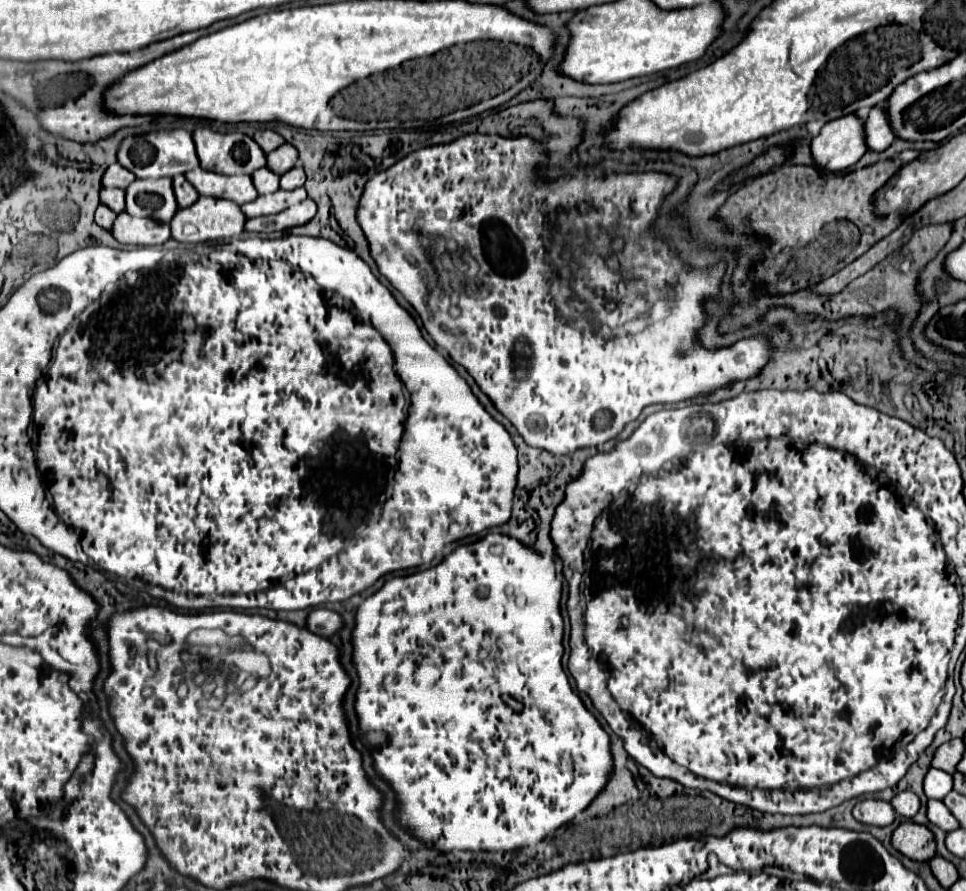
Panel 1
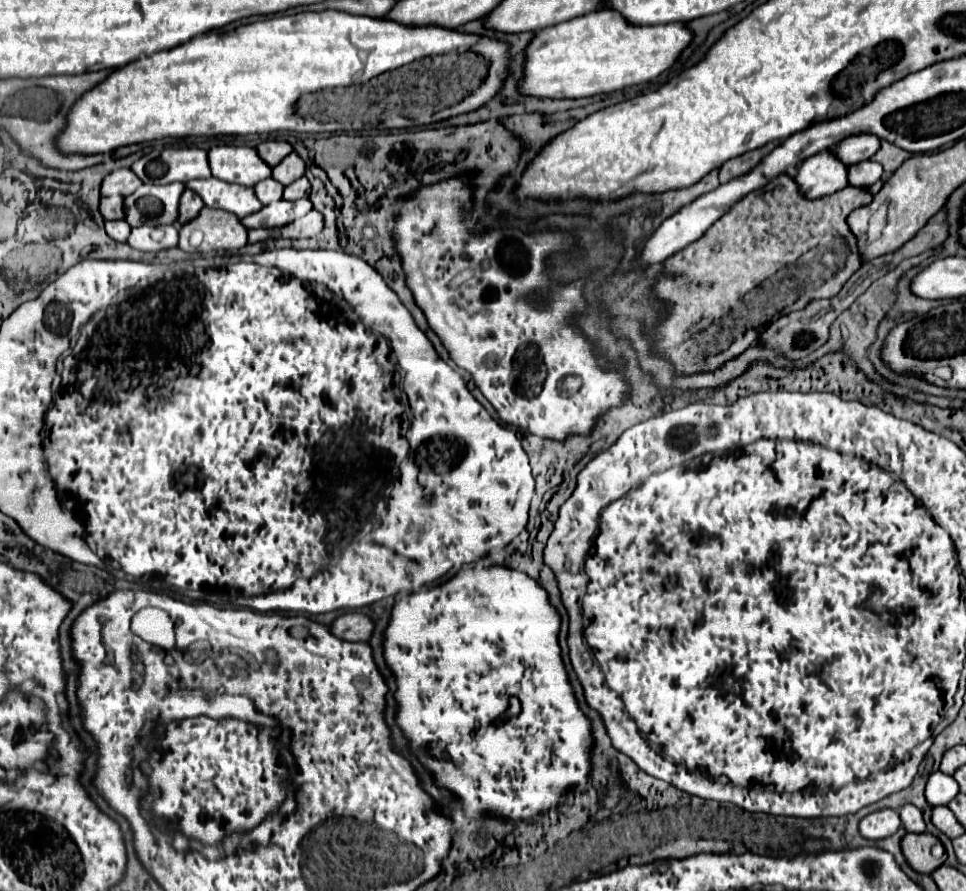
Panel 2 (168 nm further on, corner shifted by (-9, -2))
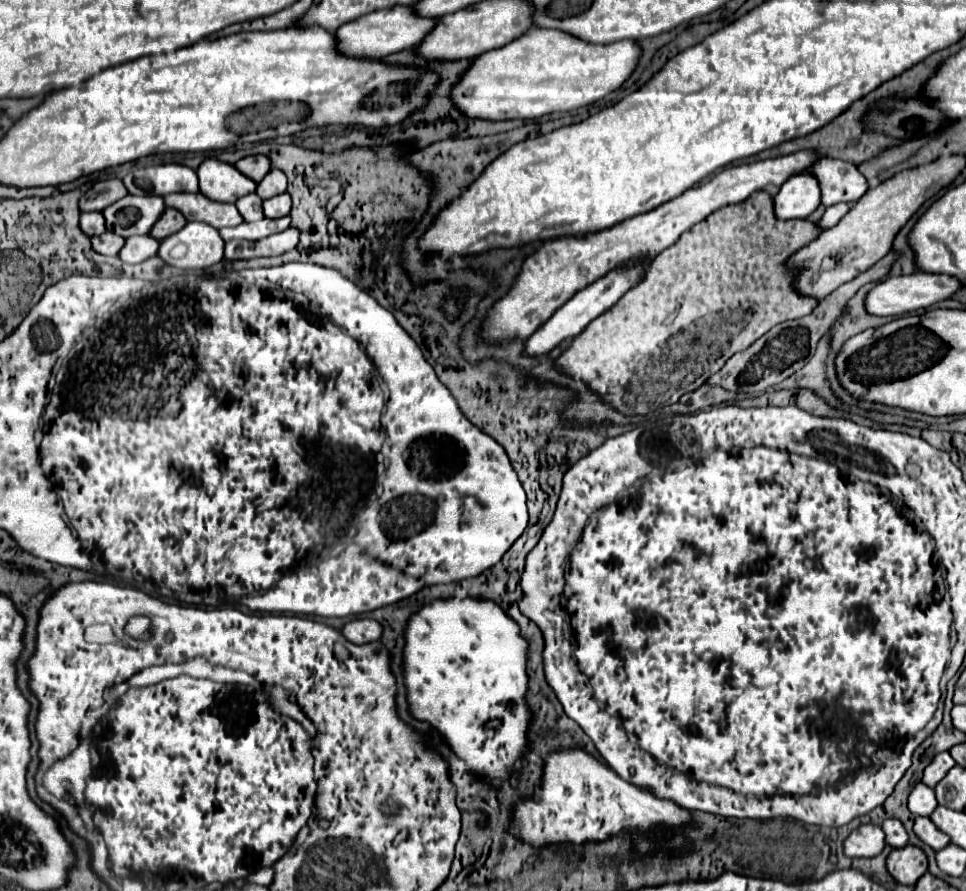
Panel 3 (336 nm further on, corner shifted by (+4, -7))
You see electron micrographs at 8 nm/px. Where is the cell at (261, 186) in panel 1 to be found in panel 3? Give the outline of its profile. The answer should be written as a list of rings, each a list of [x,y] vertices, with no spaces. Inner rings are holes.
[[[257,194],[243,196],[241,200],[235,202],[235,206],[237,206],[237,210],[239,210],[239,214],[243,216],[245,222],[257,222],[257,220],[265,218],[261,204],[263,204],[263,200]]]

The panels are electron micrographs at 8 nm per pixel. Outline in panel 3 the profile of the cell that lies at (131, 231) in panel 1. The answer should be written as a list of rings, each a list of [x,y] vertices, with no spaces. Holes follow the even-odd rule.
[[[133,236],[125,240],[123,250],[119,252],[119,258],[125,264],[141,264],[143,260],[155,256],[159,250],[159,242],[151,240],[151,236]]]

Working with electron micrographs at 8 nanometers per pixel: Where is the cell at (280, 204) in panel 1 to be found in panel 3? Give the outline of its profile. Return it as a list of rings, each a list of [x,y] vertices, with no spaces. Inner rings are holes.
[[[263,218],[259,222],[253,222],[253,224],[239,224],[237,228],[223,228],[219,230],[221,238],[227,242],[227,240],[233,240],[233,238],[239,238],[239,240],[249,240],[249,242],[255,242],[255,240],[261,240],[261,238],[267,238],[271,234],[277,234],[277,232],[283,232],[285,228],[289,228],[289,218],[281,218],[281,220],[269,220],[269,218]]]

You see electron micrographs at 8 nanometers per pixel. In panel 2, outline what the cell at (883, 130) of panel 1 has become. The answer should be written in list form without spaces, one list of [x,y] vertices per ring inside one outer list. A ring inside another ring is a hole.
[[[866,133],[866,135],[854,135],[854,137],[844,139],[840,145],[834,147],[834,151],[844,163],[854,165],[854,163],[870,159],[880,149],[880,145],[882,141],[876,135]]]

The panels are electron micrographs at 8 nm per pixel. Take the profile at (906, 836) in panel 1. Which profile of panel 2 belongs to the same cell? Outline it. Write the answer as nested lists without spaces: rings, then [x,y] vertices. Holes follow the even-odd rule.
[[[906,833],[902,839],[902,853],[910,867],[918,873],[932,873],[938,869],[944,861],[938,861],[930,855],[932,845],[938,843],[938,839],[930,833]]]

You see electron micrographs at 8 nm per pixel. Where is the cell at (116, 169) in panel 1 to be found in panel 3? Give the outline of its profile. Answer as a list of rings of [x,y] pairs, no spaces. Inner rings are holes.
[[[111,178],[111,180],[99,180],[95,182],[89,192],[79,200],[79,208],[81,212],[101,212],[103,208],[111,206],[113,202],[121,200],[123,196],[127,196],[127,188],[123,186],[123,182],[119,178]]]

